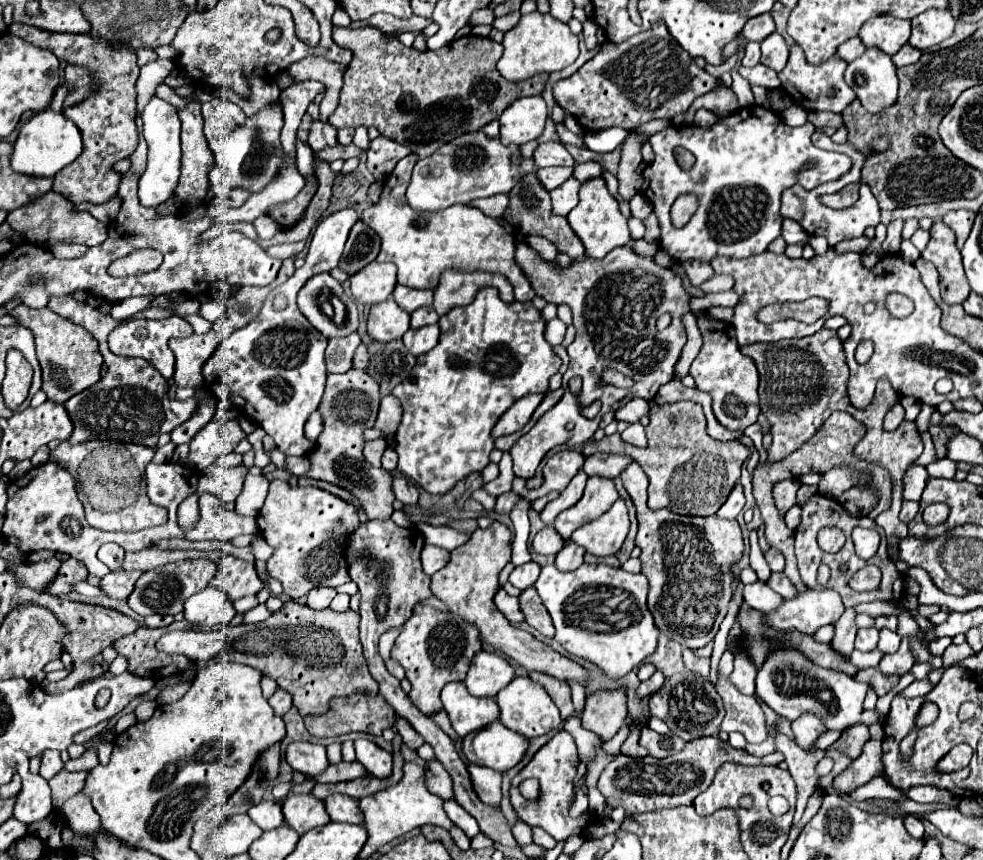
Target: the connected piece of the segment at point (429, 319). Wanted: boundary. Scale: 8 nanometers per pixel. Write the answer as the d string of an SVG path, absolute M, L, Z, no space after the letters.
M421 307L411 313L411 329L433 325L433 323L437 323L437 319L439 319L439 315L435 313L433 307Z

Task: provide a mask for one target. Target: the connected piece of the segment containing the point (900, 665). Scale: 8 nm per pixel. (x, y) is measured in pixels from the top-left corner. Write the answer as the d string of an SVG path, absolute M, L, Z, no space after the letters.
M907 639L901 641L901 647L897 653L893 655L883 655L881 663L877 665L877 669L883 673L883 675L905 675L911 667L913 667L913 655L909 651L909 643Z

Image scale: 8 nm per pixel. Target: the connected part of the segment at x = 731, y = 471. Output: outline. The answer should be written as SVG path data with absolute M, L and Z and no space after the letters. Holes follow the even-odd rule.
M651 401L651 415L647 425L647 447L639 449L627 445L619 433L605 435L601 441L589 441L583 445L583 455L593 455L599 451L607 453L627 453L631 455L649 477L649 507L667 507L681 515L715 515L717 509L727 501L729 493L741 479L741 465L749 457L749 449L739 441L717 441L707 435L707 421L701 405L691 401L681 401L673 405L657 405ZM675 417L677 423L669 423Z

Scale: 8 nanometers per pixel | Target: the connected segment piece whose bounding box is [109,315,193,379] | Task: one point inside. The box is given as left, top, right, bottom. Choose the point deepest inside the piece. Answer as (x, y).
(135, 338)

